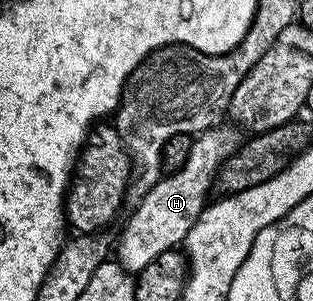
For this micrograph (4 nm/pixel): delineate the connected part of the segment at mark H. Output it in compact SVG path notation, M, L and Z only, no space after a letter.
M226 123L205 129L194 137L192 152L188 154L184 167L180 167L180 171L162 176L156 187L152 187L152 191L144 195L142 202L133 206L131 213L134 214L127 219L126 226L122 229L122 238L116 241L116 259L129 273L136 275L141 269L148 267L148 263L152 263L156 255L160 255L165 249L179 248L189 238L192 223L200 219L203 209L211 200L218 168L237 151L239 144L240 137Z

